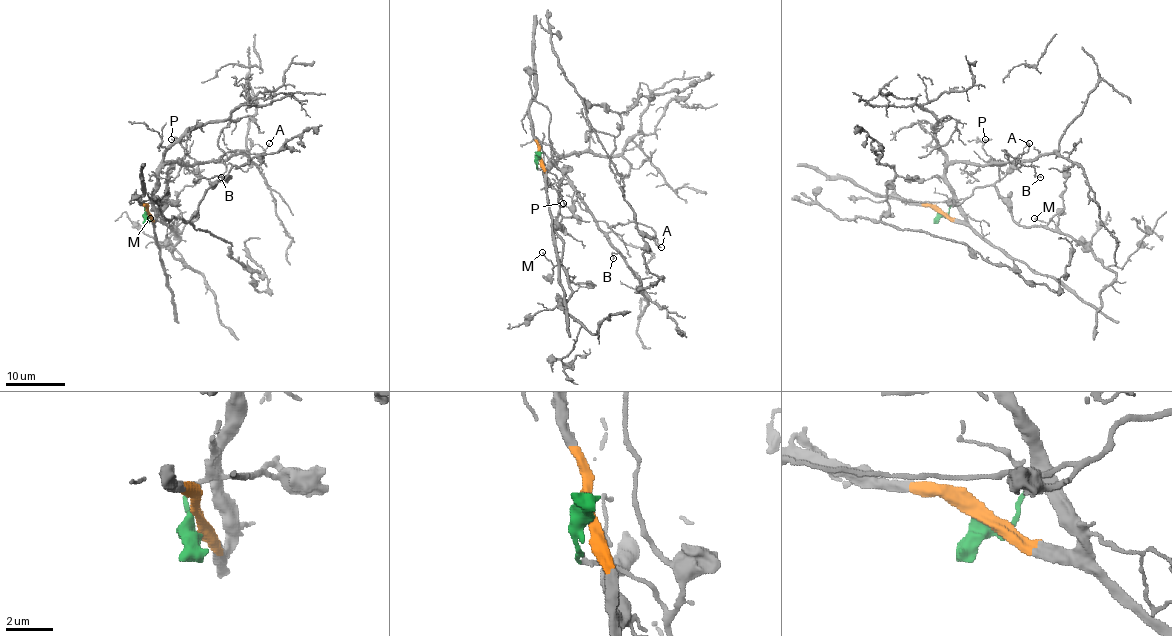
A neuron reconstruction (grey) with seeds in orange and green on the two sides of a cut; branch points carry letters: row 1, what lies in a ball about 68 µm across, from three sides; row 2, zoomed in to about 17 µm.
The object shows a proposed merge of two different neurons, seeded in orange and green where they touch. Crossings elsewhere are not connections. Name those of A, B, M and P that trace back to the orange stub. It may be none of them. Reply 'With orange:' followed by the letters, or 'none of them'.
With orange: A, B, P

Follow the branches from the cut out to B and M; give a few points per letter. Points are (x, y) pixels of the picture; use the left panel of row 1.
B: (146, 212), (155, 219), (158, 172), (171, 163), (223, 161), (226, 170), (222, 177)
M: (146, 212), (145, 206), (167, 198), (167, 185), (162, 219), (171, 226), (151, 217)

